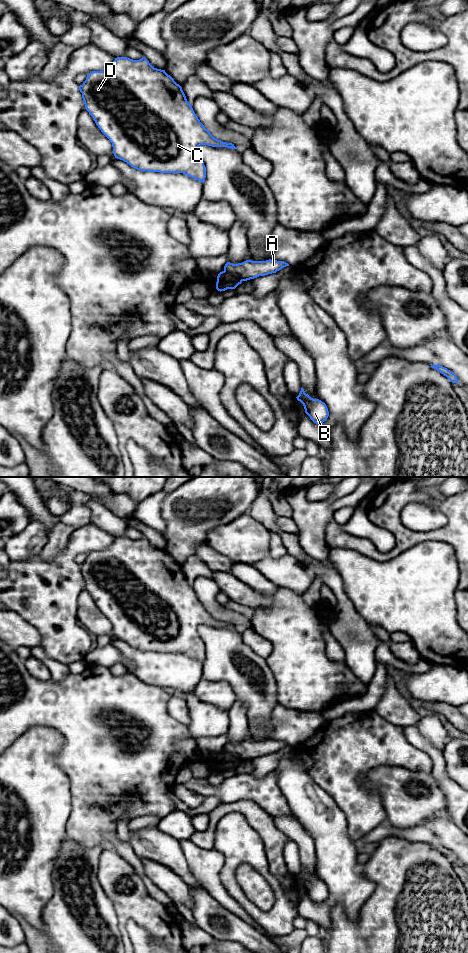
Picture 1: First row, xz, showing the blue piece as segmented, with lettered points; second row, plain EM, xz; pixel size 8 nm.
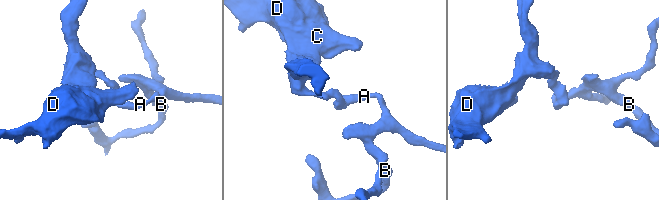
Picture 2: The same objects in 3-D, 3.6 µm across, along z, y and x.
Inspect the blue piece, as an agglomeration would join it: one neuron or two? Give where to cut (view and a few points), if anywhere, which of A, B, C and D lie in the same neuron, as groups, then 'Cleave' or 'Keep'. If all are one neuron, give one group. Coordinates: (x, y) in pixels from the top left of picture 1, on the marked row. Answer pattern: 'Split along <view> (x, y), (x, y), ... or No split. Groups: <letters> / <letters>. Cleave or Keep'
Split along xz (224, 270), (236, 274), (242, 280). Groups: A B / C D. Cleave

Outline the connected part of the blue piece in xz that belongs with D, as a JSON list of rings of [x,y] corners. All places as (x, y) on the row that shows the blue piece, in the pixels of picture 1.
[[[117,57],[111,65],[100,71],[90,72],[79,86],[85,109],[92,116],[98,128],[112,143],[115,158],[131,167],[147,172],[183,173],[204,183],[206,167],[198,153],[200,145],[238,149],[232,143],[223,142],[212,136],[188,103],[182,87],[165,70],[154,68],[142,57],[133,60]]]

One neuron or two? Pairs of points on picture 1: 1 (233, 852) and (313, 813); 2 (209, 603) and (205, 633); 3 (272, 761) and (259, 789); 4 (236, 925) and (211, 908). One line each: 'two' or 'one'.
1: two
2: two
3: two
4: one

